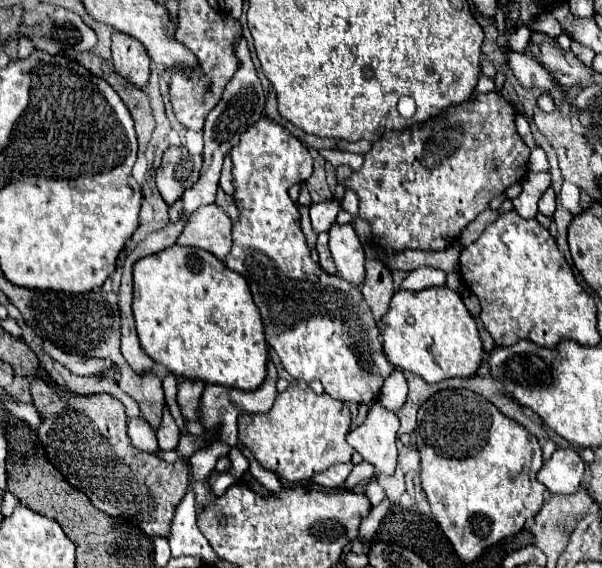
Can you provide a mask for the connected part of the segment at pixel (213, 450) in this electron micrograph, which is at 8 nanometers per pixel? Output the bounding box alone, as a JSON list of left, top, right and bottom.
[190,442,228,484]

